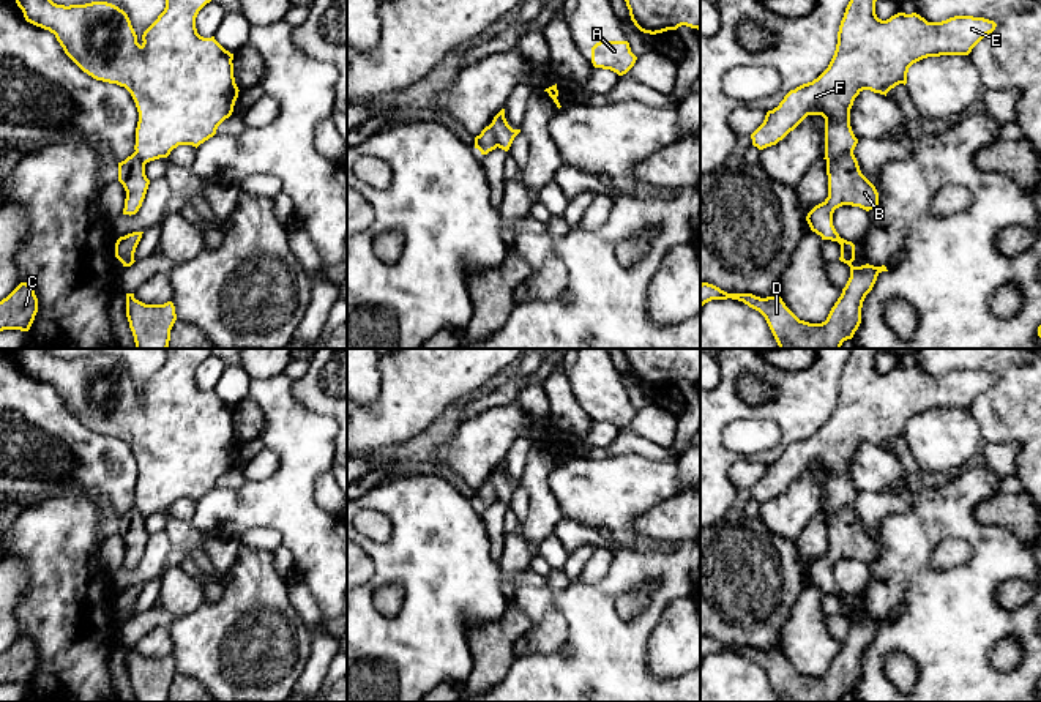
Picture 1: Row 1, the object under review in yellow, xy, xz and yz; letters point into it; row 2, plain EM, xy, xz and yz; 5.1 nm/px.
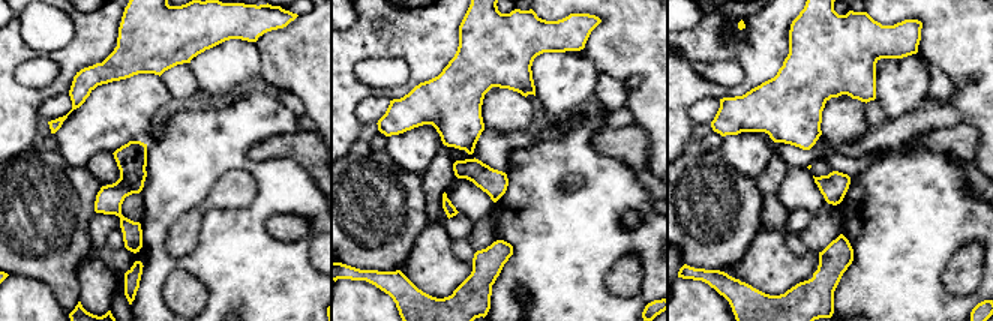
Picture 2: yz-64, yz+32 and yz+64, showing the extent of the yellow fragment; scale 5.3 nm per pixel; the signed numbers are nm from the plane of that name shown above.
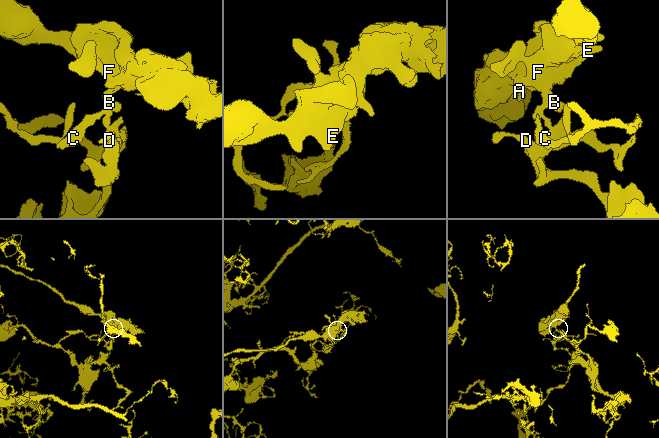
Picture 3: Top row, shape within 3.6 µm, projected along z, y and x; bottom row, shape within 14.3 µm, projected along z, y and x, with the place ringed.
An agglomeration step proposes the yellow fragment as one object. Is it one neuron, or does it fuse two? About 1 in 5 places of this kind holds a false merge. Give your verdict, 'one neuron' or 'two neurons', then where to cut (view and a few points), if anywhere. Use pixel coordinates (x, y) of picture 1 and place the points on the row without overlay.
two neurons | yz (852, 505), (843, 505), (827, 515)

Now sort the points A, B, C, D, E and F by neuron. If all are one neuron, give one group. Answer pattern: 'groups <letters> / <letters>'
groups A E F / B C D

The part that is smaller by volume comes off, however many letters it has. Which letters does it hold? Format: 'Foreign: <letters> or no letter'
Foreign: A, E, F

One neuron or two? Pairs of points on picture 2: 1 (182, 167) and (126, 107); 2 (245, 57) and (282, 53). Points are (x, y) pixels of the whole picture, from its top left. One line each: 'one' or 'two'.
1: two
2: two

